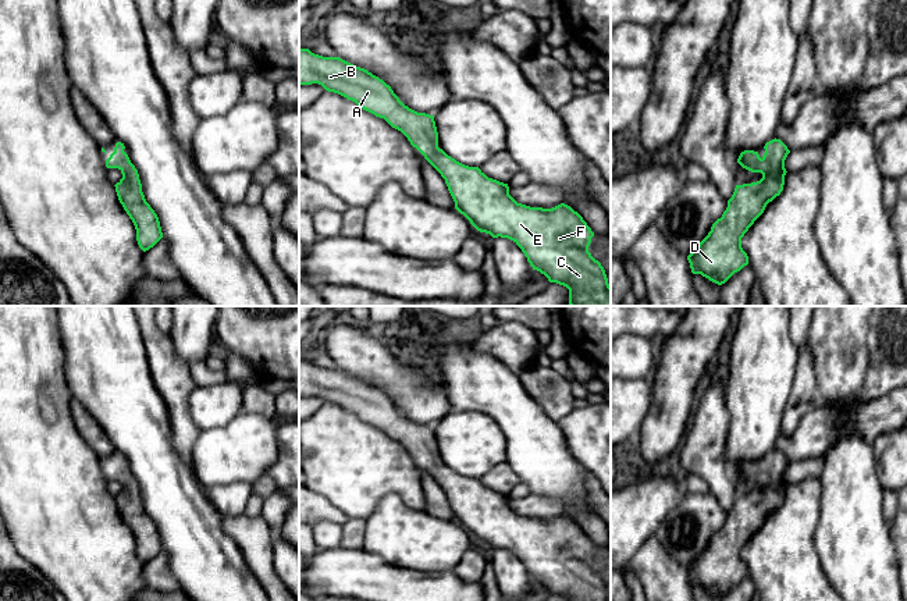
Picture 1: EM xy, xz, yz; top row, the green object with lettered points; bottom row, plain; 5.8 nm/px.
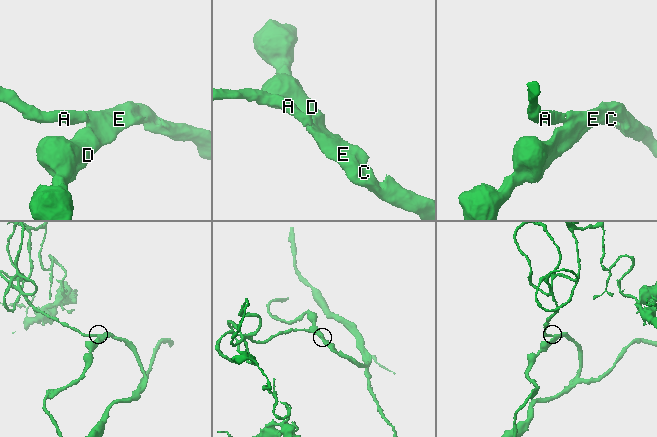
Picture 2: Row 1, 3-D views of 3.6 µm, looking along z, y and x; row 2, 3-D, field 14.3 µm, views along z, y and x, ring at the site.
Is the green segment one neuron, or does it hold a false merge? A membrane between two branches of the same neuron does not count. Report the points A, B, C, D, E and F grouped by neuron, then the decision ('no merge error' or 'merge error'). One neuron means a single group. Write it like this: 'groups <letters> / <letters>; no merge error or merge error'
groups A B C D E F; no merge error

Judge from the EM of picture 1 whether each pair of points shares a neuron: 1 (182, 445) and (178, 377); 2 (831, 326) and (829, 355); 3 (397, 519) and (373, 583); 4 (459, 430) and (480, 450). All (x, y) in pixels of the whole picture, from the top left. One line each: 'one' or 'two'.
1: one
2: one
3: two
4: one

